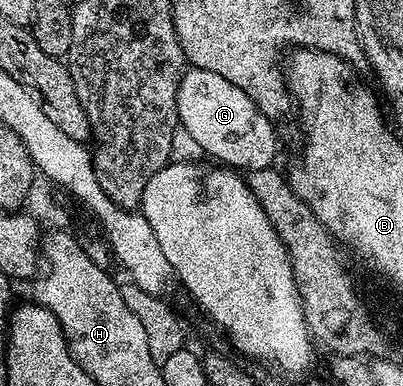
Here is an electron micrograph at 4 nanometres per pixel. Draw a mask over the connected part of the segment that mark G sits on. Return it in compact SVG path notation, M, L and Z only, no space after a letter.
M189 67L179 81L177 90L177 121L182 132L186 131L218 164L241 173L258 171L274 166L277 155L277 131L274 120L261 112L231 81L207 73L207 69Z

